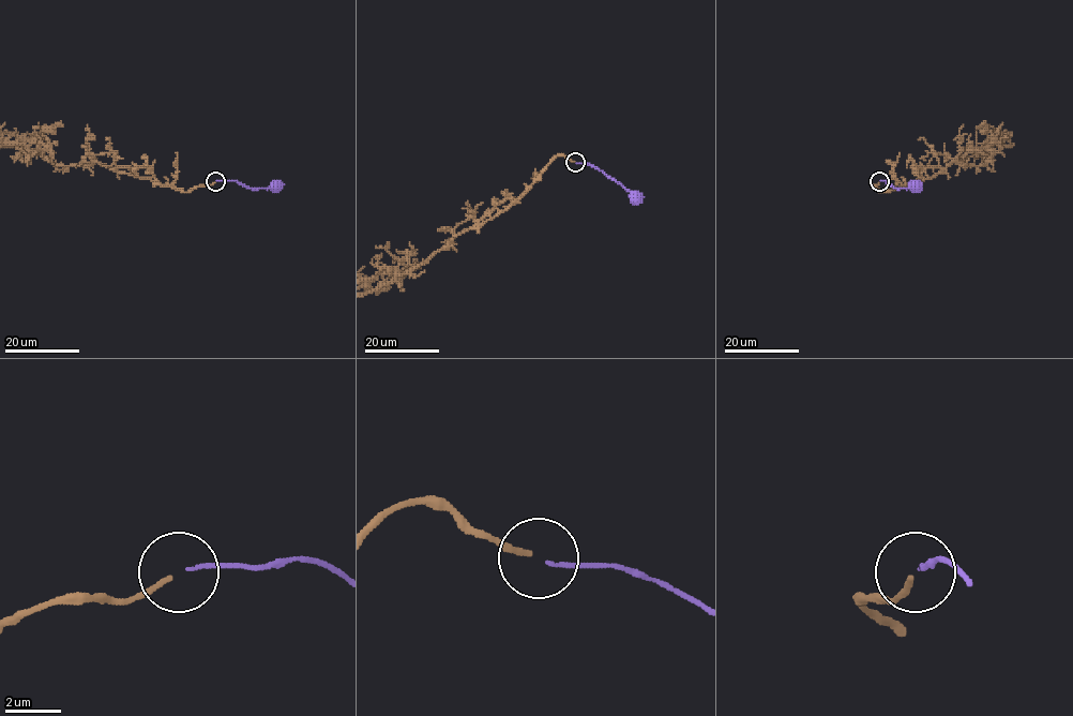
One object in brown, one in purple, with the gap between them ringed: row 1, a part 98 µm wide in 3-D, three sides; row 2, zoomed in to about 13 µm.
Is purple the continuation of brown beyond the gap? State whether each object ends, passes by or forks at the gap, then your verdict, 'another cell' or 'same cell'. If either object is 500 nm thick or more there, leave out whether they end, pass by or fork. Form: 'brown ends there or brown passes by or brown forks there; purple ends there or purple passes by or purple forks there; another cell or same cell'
brown ends there; purple ends there; another cell

